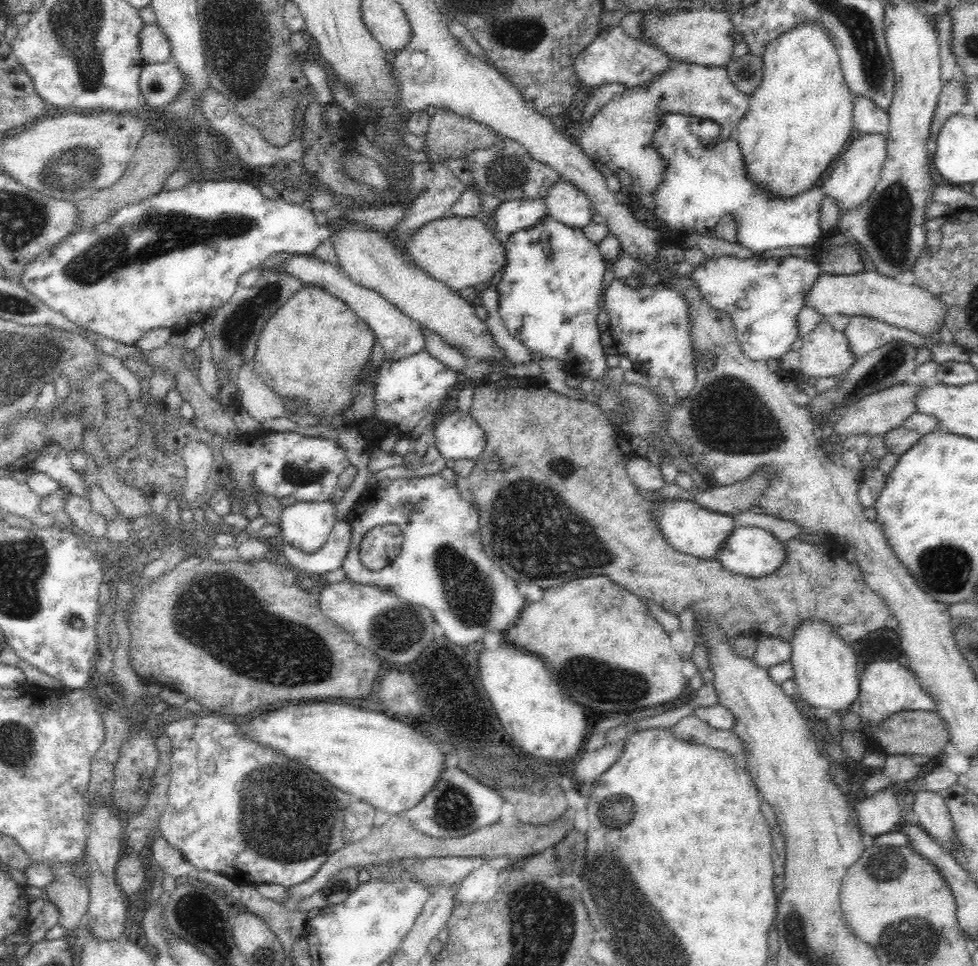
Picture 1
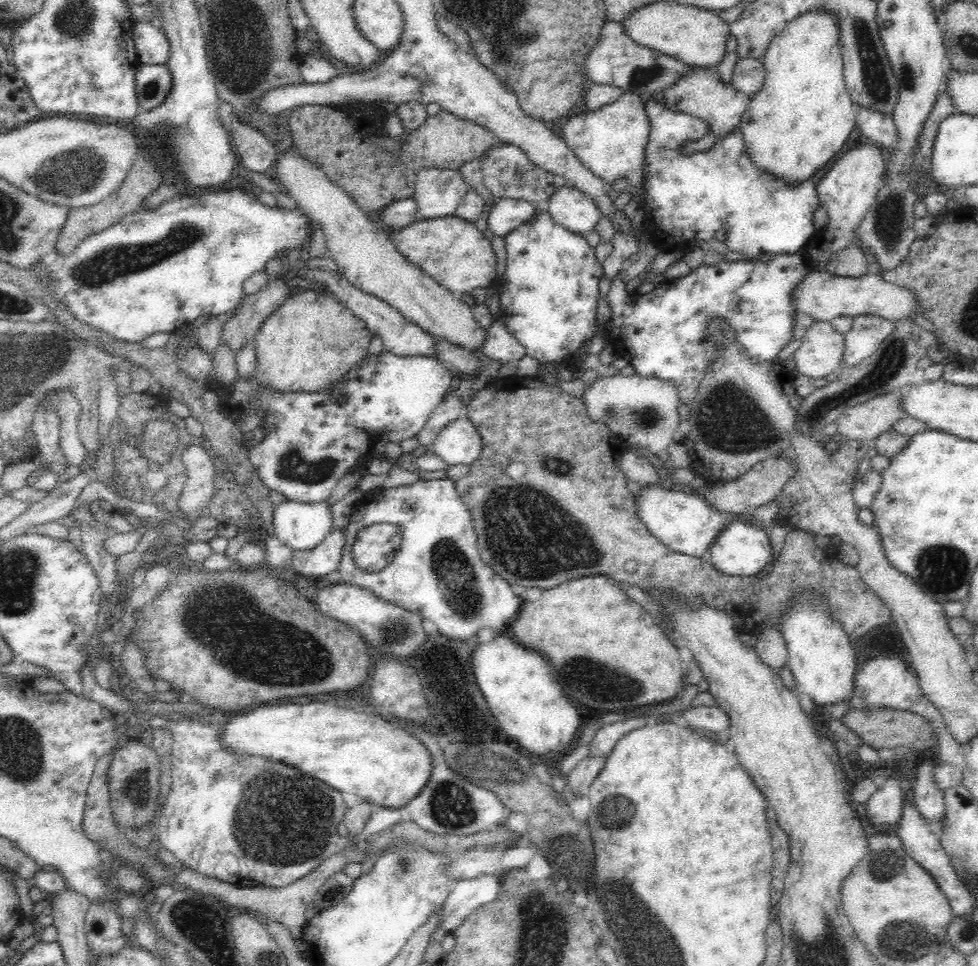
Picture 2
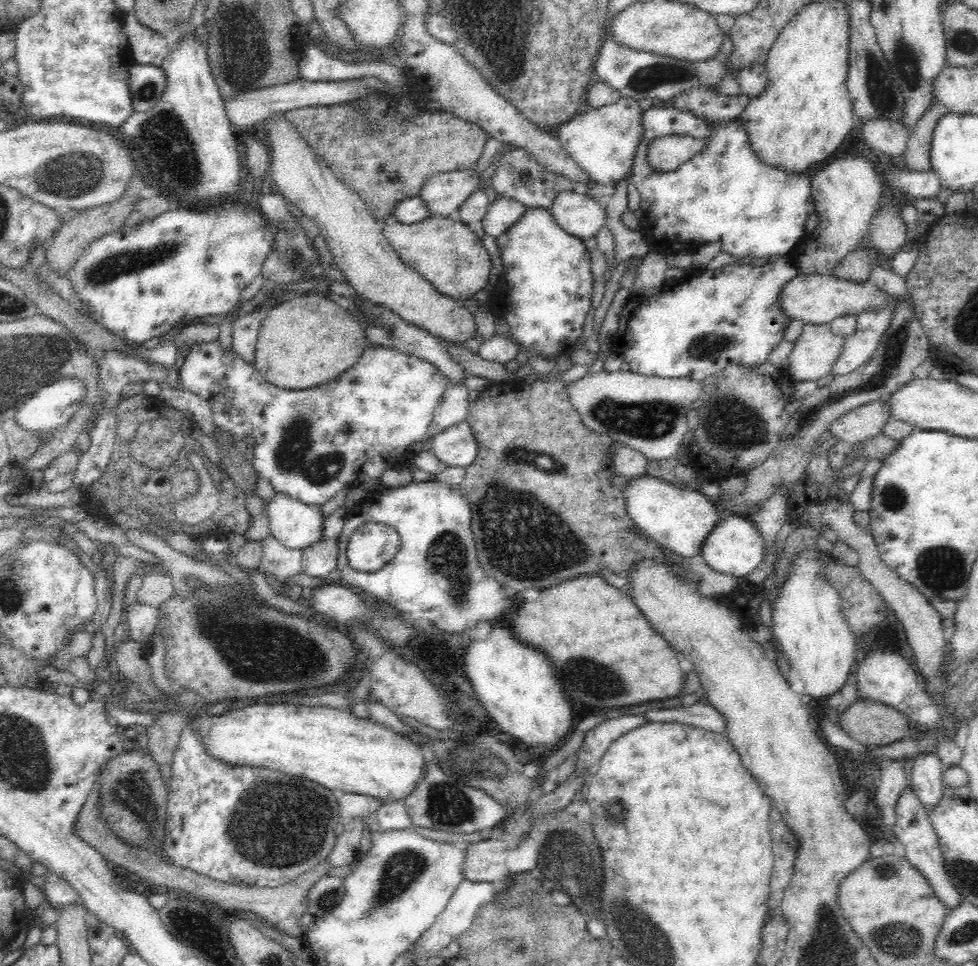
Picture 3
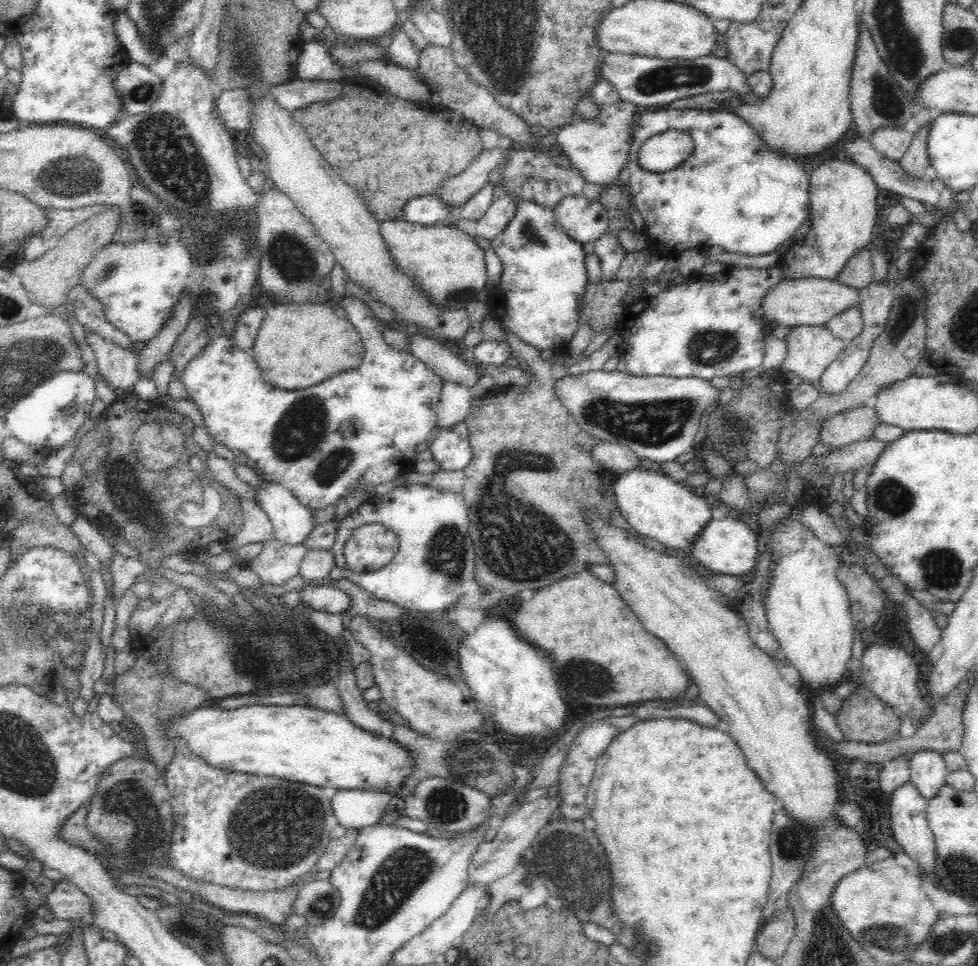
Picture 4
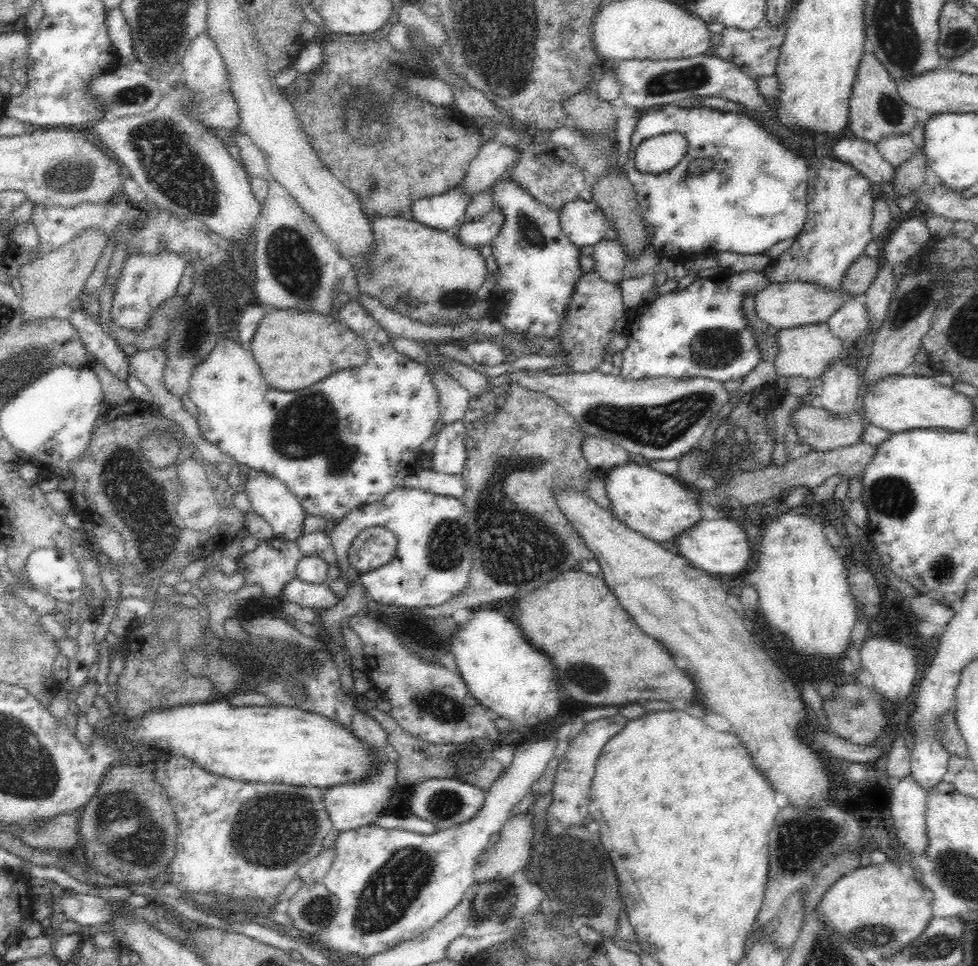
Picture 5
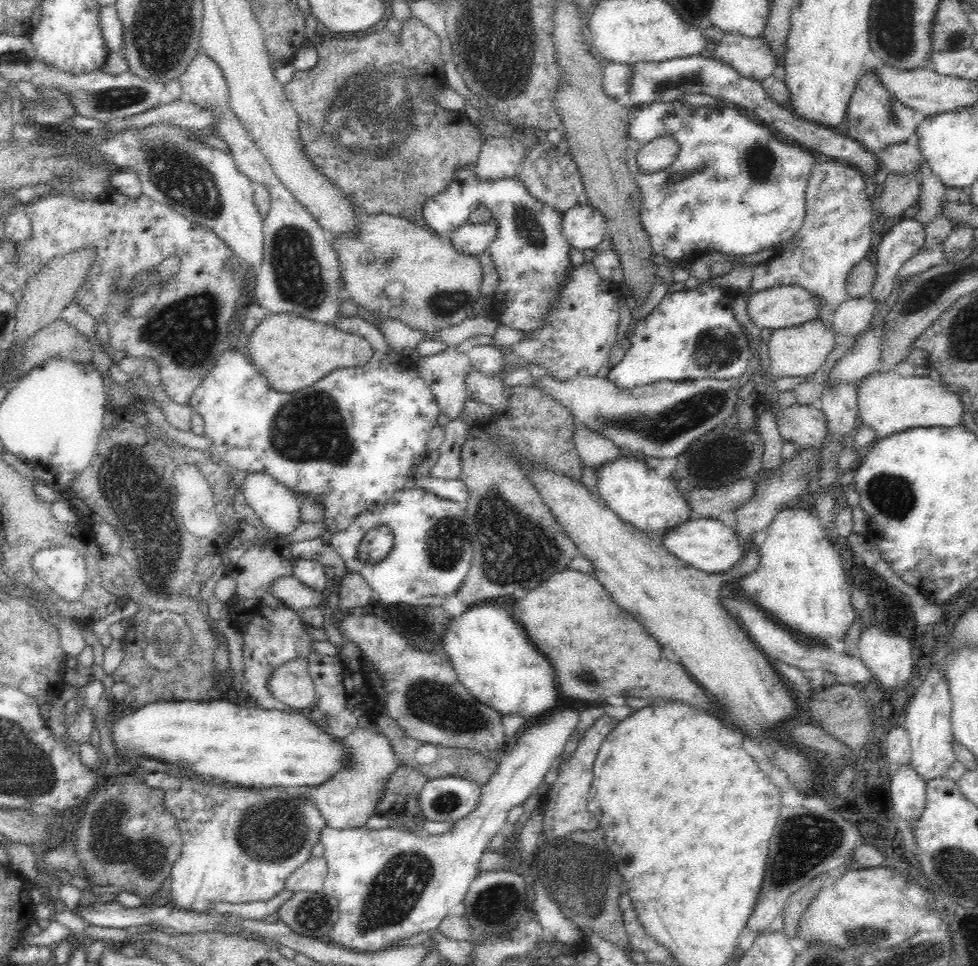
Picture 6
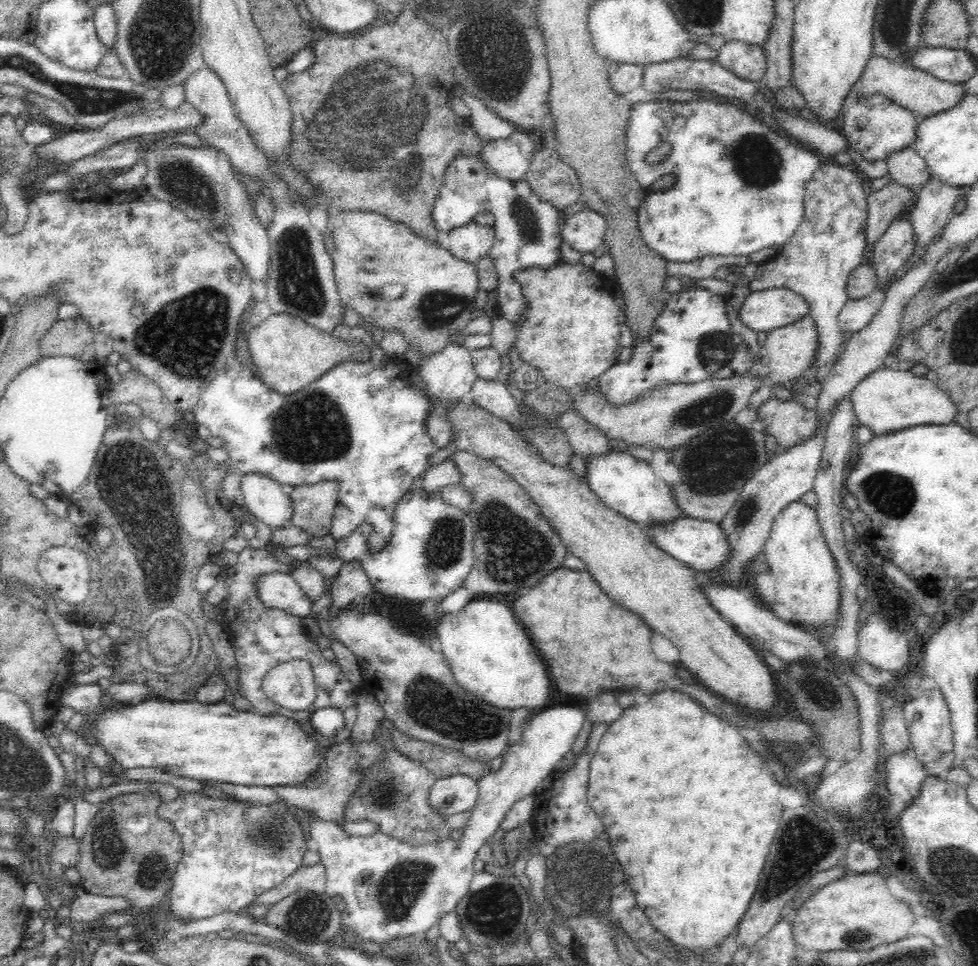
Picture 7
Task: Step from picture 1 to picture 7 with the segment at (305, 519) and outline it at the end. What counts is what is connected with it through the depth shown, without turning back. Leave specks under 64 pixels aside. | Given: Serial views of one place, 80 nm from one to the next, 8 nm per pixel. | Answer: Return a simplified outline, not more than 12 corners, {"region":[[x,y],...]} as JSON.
{"region":[[241,473],[241,504],[266,525],[292,516],[287,488]]}

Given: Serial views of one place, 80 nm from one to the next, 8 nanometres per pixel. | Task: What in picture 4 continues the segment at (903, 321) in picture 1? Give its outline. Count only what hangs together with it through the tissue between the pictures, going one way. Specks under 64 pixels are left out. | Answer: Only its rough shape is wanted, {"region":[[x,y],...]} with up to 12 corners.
{"region":[[782,279],[764,294],[769,323],[820,326],[862,301],[838,280]]}

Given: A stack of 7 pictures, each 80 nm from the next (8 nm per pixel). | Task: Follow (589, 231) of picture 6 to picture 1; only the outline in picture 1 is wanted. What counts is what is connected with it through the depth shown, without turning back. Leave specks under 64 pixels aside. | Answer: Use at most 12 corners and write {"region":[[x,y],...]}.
{"region":[[564,180],[549,188],[548,215],[574,229],[596,213],[584,191]]}

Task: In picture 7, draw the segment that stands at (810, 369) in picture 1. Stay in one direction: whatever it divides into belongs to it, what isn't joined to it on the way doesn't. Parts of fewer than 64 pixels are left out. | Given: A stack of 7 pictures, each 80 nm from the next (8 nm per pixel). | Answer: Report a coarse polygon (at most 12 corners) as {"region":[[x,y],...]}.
{"region":[[809,315],[768,331],[768,385],[813,366],[818,331]]}

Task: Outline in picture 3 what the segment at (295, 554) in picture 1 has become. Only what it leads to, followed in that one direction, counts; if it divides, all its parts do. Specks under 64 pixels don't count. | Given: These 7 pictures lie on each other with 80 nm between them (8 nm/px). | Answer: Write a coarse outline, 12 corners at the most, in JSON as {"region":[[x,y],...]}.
{"region":[[336,539],[303,548],[300,573],[328,578],[337,568]]}

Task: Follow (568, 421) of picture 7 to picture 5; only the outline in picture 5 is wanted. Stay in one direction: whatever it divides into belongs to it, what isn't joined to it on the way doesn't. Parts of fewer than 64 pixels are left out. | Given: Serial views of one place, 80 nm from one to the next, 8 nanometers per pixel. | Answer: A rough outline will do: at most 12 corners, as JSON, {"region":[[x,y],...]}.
{"region":[[584,434],[580,451],[588,466],[606,473],[629,462],[620,444]]}

